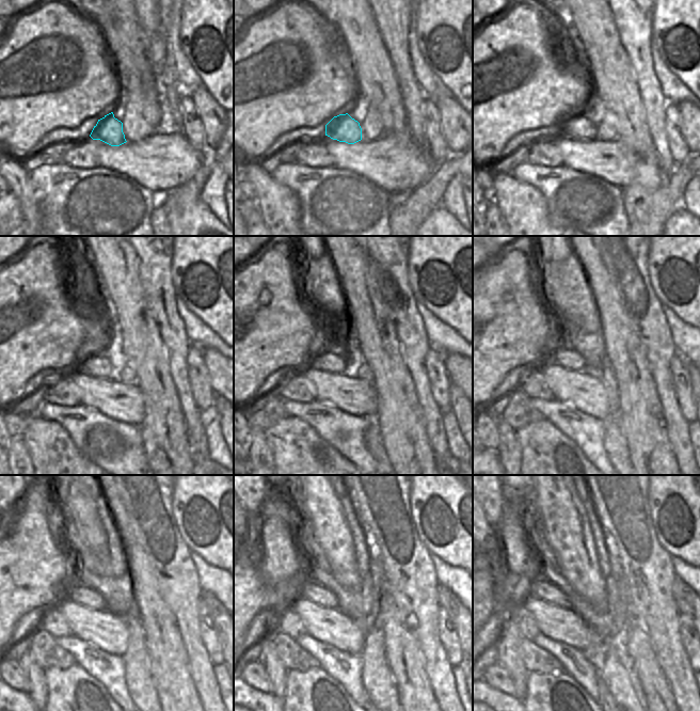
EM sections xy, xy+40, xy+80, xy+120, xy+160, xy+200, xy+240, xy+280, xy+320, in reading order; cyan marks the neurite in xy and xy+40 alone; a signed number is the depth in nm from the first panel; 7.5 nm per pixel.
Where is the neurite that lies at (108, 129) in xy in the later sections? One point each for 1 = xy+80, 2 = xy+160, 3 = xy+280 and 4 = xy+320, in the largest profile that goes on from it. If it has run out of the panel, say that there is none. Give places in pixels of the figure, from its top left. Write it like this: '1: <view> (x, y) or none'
1: xy+80 (576, 126)
2: xy+160 (328, 360)
3: xy+280 (303, 589)
4: xy+320 (539, 588)

